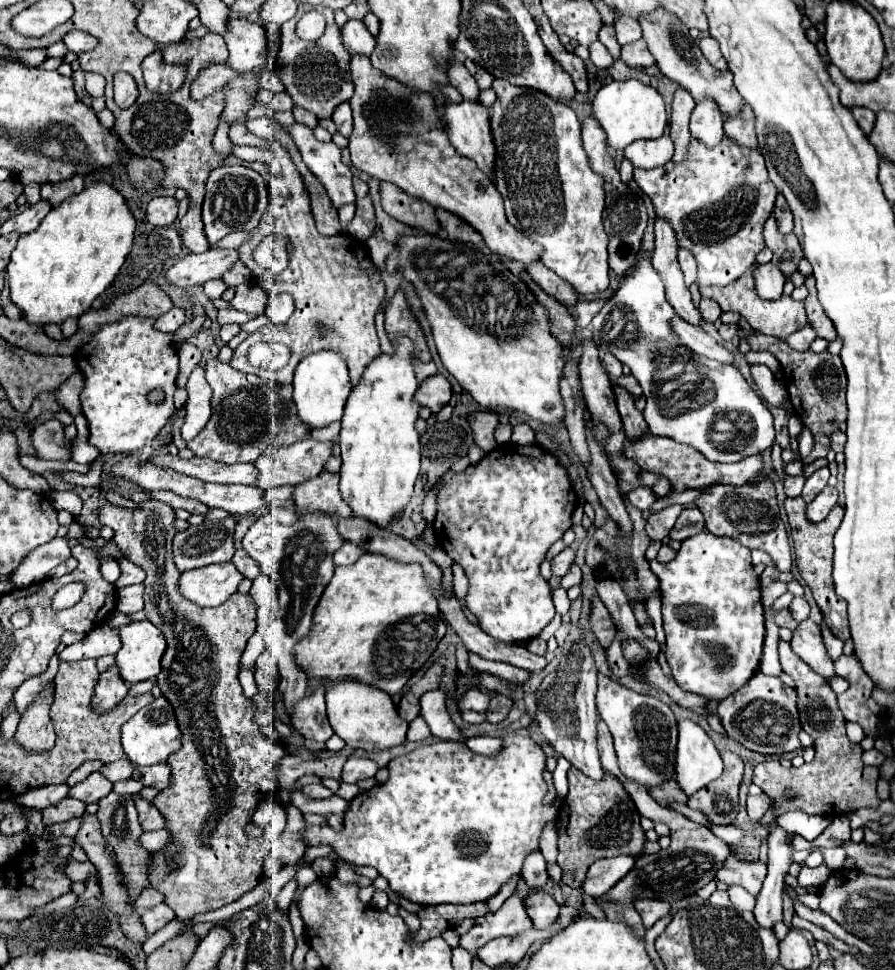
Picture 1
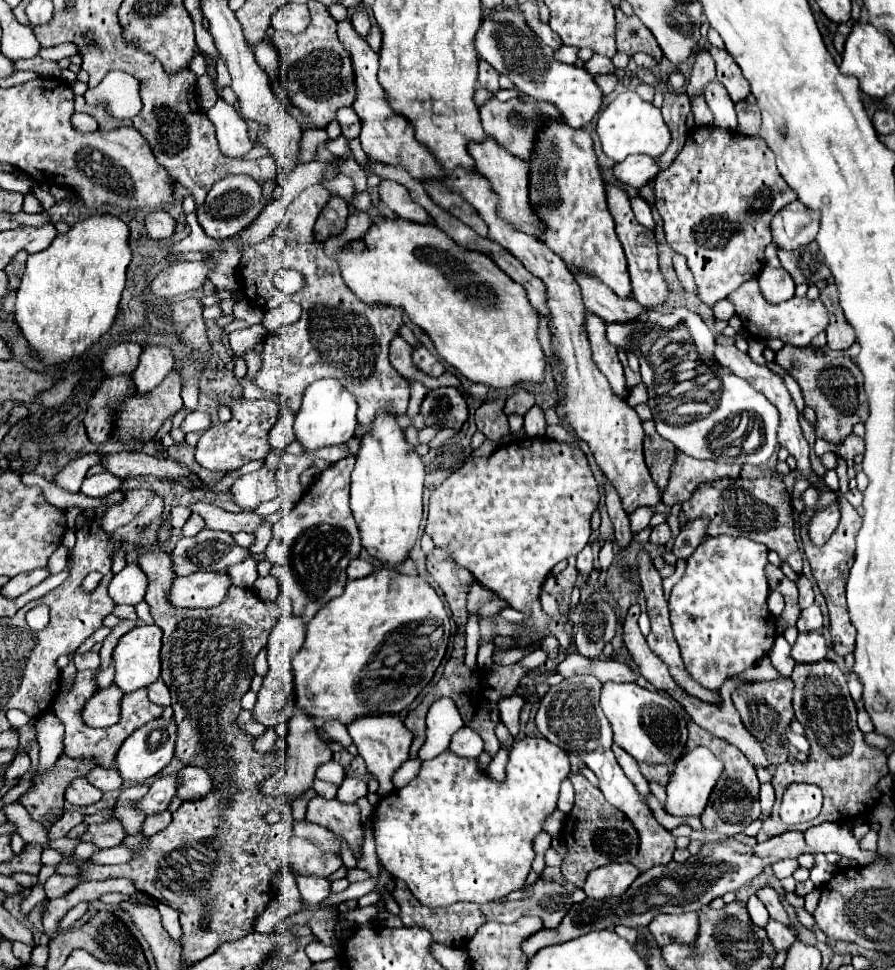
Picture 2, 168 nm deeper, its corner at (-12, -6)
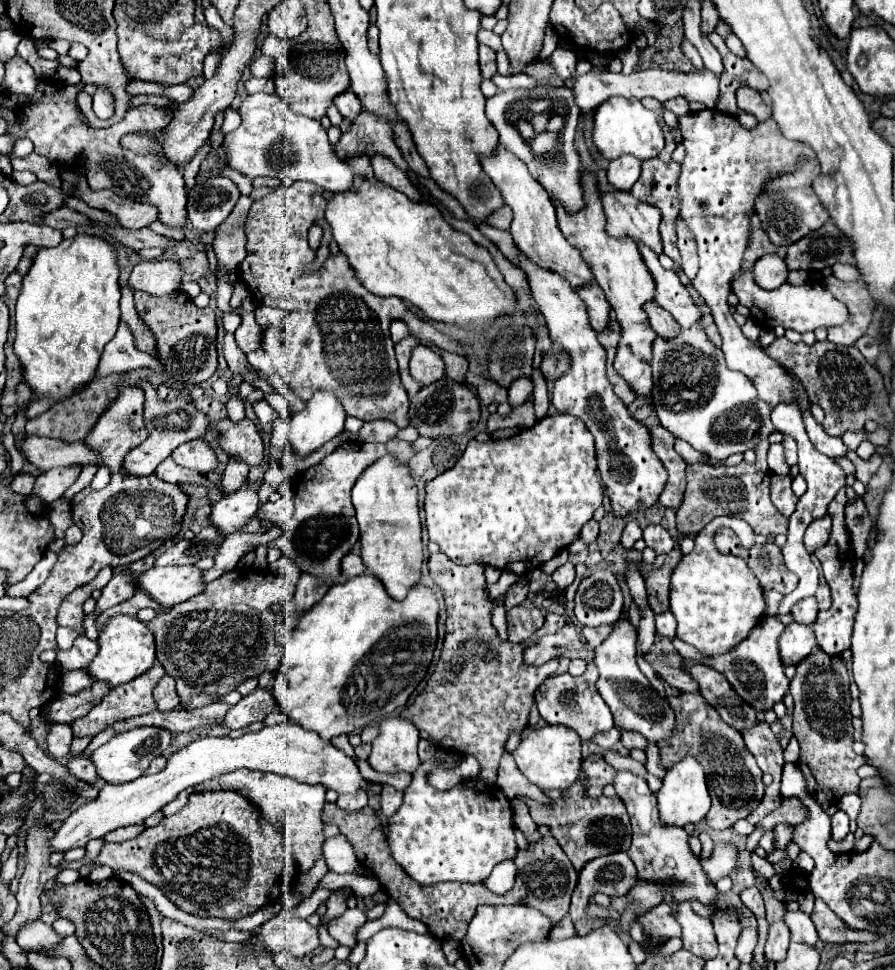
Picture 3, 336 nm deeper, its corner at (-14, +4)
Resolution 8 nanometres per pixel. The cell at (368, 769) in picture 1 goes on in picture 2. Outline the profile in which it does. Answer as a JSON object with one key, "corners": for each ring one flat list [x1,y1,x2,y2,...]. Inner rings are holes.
{"corners":[[346,778,344,784,338,788,338,800,346,804,354,804,358,798,368,794,368,784,360,778]]}

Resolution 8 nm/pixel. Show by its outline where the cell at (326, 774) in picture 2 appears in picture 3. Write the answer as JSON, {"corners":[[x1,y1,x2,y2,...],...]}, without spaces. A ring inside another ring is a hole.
{"corners":[[286,720,276,726,264,726,262,730,244,734,240,738,200,738,196,742,190,742,186,748,170,754,164,770,160,770,158,774,140,776,138,780,124,784,106,784,100,790,98,798,72,812,66,818,64,826,56,830,56,836,52,838,52,852,86,846,90,840,102,838,116,828,142,824,148,816,160,812,168,802,172,802,182,790,238,768,286,774,298,782,322,784,336,790,338,794,356,794,358,790,376,794,380,792,380,786,364,780,358,772,356,762,348,758,340,748,336,748,332,742,320,740,316,732,304,730,300,724]]}

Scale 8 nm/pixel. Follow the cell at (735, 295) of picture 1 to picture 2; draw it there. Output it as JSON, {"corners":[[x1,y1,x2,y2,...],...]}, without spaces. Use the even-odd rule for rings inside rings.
{"corners":[[756,280,744,282,738,290,734,290,734,292,728,294,728,300,736,306,736,314,740,316,740,320,742,320,744,328,748,330,748,334,756,336,756,338,762,338,762,340,780,338,782,342,792,344,792,346,808,346,810,340,816,334,824,332,826,326,830,324,828,322,830,320,828,318,828,310,822,304,820,298,808,300,806,296,794,296,790,300,780,304,768,304,764,300,764,296,760,294,760,288,758,288]]}

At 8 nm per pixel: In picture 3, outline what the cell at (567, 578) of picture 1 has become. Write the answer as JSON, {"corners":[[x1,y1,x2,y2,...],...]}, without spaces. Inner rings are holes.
{"corners":[[596,520,586,522,584,528,582,528,582,532,580,532,580,540,582,540,586,546,590,546,592,542,596,542,596,536,598,536,598,522,596,522]]}

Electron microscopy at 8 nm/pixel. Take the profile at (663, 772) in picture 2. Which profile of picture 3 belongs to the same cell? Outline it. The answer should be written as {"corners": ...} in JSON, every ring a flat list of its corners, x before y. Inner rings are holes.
{"corners":[[622,732,622,740,620,740,622,744,624,744,624,748,628,748,628,750,632,750,632,748,642,748,642,750,646,750,648,748,648,742,644,740,644,736,640,736,640,734,636,734,636,732]]}

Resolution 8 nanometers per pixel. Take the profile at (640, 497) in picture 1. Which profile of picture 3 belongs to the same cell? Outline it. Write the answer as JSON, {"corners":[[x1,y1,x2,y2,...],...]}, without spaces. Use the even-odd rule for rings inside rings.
{"corners":[[634,518,630,520,626,526,624,526,624,532,622,532,622,538,620,538,620,544,624,548,632,548,636,540,642,538,642,528,640,528,640,522]]}

